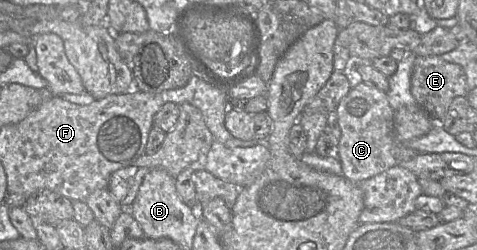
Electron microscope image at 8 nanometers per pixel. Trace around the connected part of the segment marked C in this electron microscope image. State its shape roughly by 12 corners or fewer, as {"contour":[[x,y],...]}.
{"contour":[[361,82],[337,106],[343,176],[398,164],[386,93]]}

